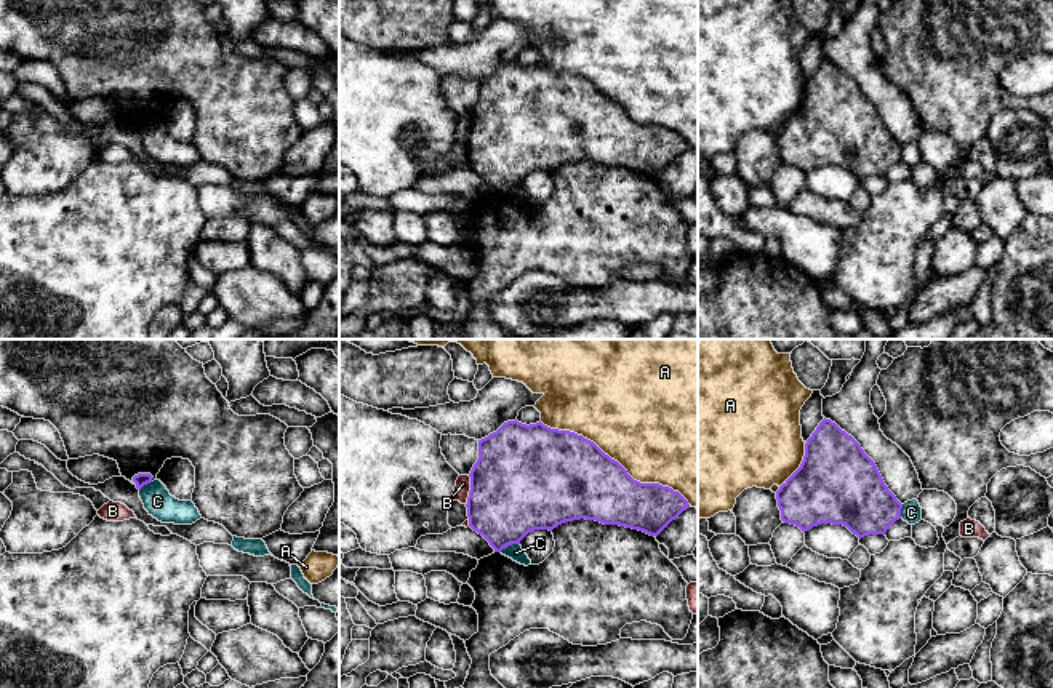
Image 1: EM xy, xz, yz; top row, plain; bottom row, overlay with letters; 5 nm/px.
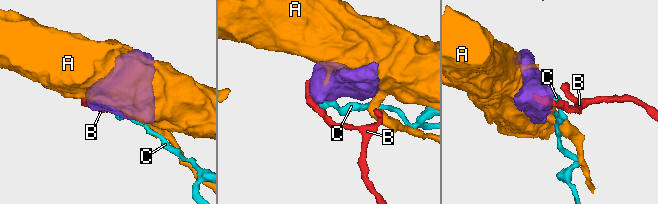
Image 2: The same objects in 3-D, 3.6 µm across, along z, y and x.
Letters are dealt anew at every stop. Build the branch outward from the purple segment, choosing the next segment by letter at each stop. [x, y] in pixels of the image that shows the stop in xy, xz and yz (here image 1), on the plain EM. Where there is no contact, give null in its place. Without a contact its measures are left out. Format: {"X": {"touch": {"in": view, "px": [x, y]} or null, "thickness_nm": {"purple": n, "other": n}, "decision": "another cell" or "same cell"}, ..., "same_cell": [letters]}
{"A": {"touch": {"in": "xz", "px": [613, 101]}, "thickness_nm": {"purple": 440, "other": 500}, "decision": "another cell"}, "B": {"touch": {"in": "xz", "px": [471, 132]}, "thickness_nm": {"purple": 480, "other": 80}, "decision": "another cell"}, "C": {"touch": {"in": "xz", "px": [509, 186]}, "thickness_nm": {"purple": 420, "other": 80}, "decision": "another cell"}, "same_cell": []}

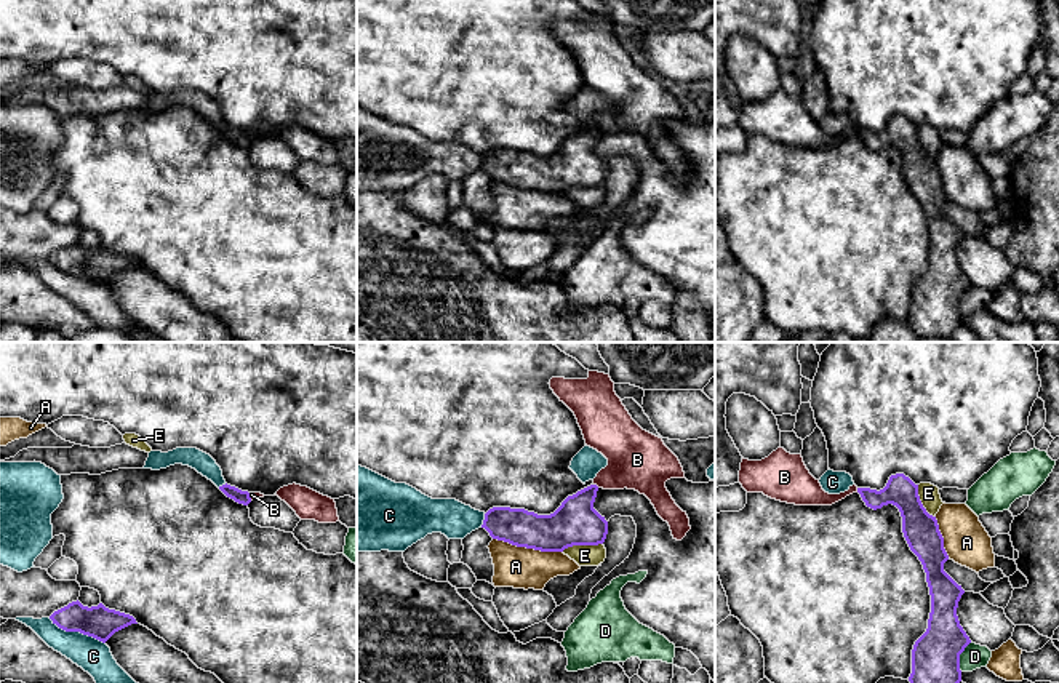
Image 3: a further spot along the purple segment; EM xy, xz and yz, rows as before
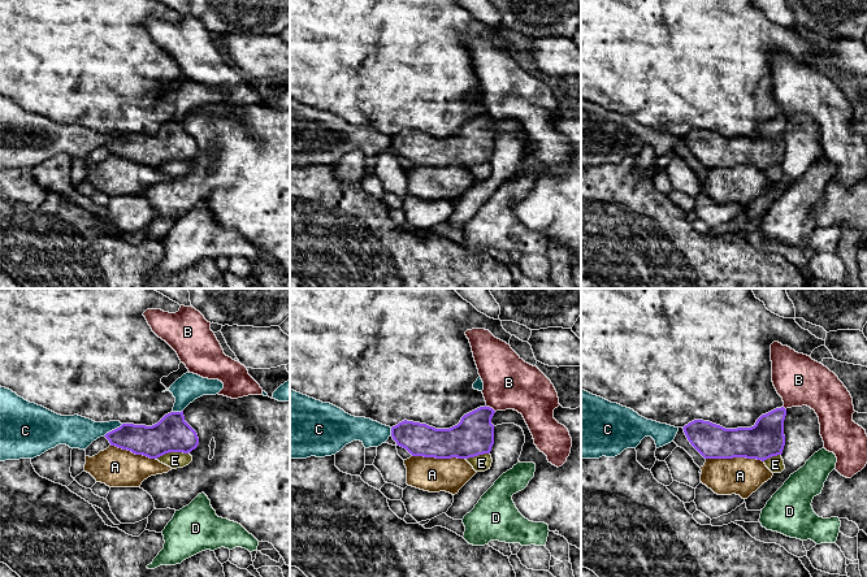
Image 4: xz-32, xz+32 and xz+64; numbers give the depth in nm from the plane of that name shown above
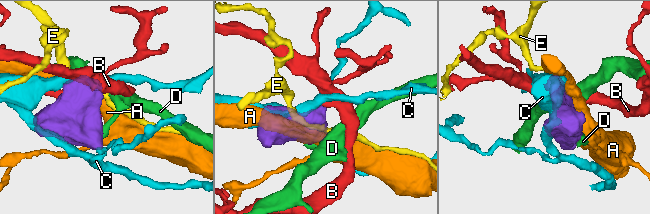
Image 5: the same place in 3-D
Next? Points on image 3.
{"A": {"touch": {"in": "xz", "px": [528, 189]}, "thickness_nm": {"purple": 220, "other": 200}, "decision": "another cell"}, "B": {"touch": {"in": "xz", "px": [595, 127]}, "thickness_nm": {"purple": 220, "other": 300}, "decision": "another cell"}, "C": {"touch": {"in": "xy", "px": [77, 272]}, "thickness_nm": {"purple": 160, "other": 170}, "decision": "another cell"}, "D": {"touch": {"in": "yz", "px": [959, 298]}, "thickness_nm": {"purple": 240, "other": 130}, "decision": "another cell"}, "E": {"touch": {"in": "xz", "px": [581, 186]}, "thickness_nm": {"purple": 220, "other": 110}, "decision": "another cell"}, "same_cell": []}

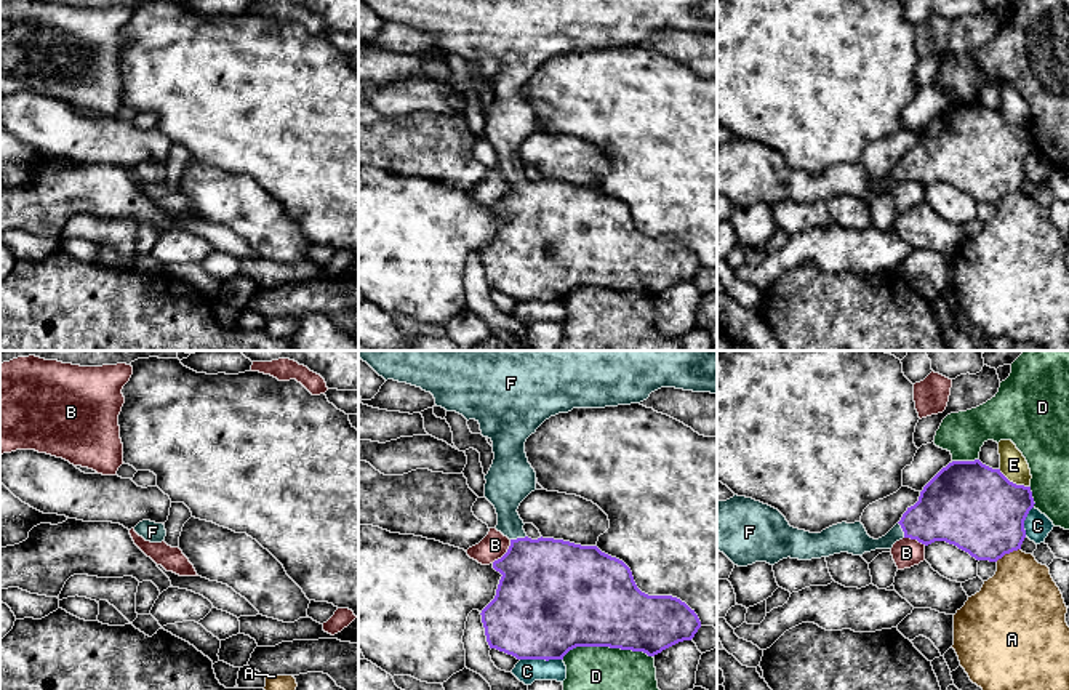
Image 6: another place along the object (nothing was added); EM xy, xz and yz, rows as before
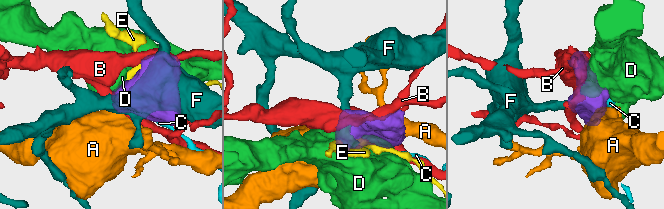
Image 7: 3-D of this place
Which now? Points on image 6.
{"A": {"touch": {"in": "yz", "px": [1007, 194]}, "thickness_nm": {"purple": 420, "other": 380}, "decision": "another cell"}, "B": {"touch": {"in": "xz", "px": [506, 194]}, "thickness_nm": {"purple": 440, "other": 140}, "decision": "another cell"}, "C": {"touch": {"in": "xz", "px": [541, 300]}, "thickness_nm": {"purple": 500, "other": 120}, "decision": "another cell"}, "D": {"touch": {"in": "xz", "px": [607, 287]}, "thickness_nm": {"purple": 480, "other": 480}, "decision": "another cell"}, "E": {"touch": {"in": "yz", "px": [1012, 124]}, "thickness_nm": {"purple": 440, "other": 140}, "decision": "another cell"}, "F": {"touch": {"in": "xz", "px": [517, 180]}, "thickness_nm": {"purple": 420, "other": 190}, "decision": "same cell"}, "same_cell": ["F"]}

